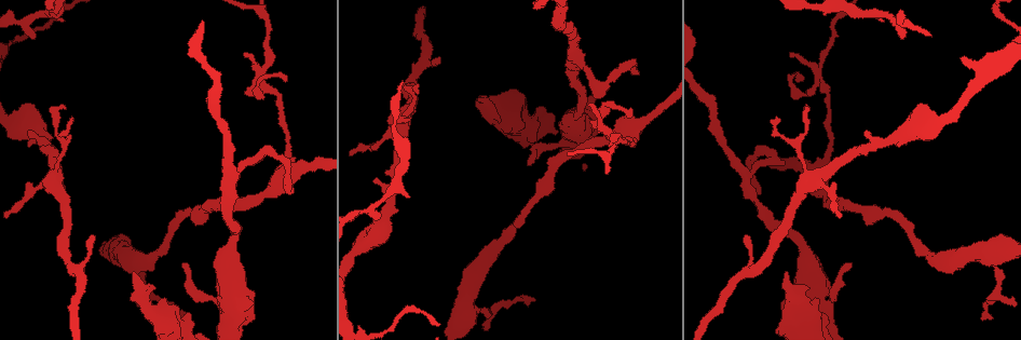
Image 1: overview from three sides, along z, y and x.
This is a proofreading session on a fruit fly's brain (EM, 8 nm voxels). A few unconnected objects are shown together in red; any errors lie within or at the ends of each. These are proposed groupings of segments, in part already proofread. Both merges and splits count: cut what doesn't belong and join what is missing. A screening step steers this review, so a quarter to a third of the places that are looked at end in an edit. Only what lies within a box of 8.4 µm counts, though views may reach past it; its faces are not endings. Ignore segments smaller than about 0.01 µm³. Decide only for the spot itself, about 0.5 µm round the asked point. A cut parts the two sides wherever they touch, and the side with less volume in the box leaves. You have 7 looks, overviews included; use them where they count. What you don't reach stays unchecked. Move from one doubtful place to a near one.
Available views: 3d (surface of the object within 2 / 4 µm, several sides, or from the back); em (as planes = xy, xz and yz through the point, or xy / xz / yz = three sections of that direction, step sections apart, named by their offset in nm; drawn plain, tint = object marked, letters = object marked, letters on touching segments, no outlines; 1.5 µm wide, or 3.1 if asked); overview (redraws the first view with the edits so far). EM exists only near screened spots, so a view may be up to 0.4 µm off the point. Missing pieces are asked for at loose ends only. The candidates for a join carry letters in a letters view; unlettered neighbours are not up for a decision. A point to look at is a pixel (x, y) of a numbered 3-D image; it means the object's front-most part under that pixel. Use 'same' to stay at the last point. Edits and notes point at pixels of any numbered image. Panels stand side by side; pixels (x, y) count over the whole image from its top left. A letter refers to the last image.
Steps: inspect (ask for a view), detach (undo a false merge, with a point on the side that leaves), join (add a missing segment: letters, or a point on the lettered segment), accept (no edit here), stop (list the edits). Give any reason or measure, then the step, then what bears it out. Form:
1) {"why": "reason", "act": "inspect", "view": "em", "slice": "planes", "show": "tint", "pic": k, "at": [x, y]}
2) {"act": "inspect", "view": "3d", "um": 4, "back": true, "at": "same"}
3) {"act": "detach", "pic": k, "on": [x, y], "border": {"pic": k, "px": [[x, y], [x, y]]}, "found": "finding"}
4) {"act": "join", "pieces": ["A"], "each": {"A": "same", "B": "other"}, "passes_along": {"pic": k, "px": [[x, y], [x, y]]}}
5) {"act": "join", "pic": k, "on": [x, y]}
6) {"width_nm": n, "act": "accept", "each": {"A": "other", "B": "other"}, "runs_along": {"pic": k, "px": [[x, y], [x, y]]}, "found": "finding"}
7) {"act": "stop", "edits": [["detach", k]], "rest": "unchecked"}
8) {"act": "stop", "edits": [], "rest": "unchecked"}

{"why": "thin end", "act": "inspect", "view": "em", "slice": "planes", "show": "letters", "pic": 1, "at": [72, 118]}

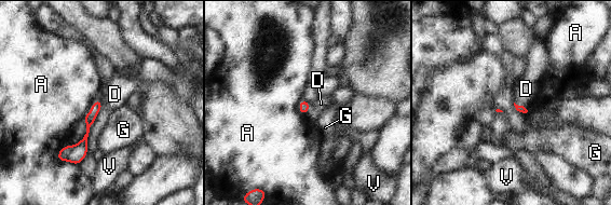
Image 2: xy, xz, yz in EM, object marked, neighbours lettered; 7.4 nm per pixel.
{"act": "join", "pieces": ["D"], "each": {"A": "other", "D": "same", "G": "other", "V": "other"}, "found": "the neuron continues"}

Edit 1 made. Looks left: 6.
{"why": "see it whole again", "act": "inspect", "view": "overview"}

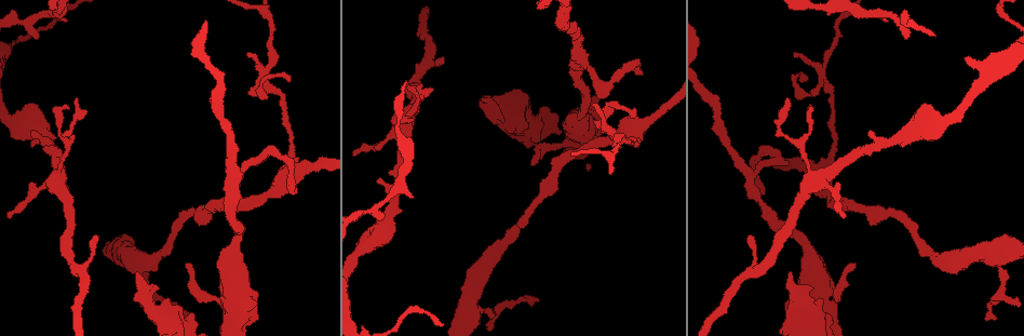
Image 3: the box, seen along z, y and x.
{"why": "tapers out", "act": "inspect", "view": "em", "slice": "planes", "show": "letters", "pic": 3, "at": [636, 110]}

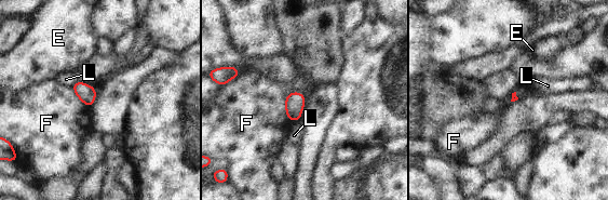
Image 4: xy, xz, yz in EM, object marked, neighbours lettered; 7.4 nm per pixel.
{"act": "accept", "each": {"E": "other", "F": "other", "L": "other"}, "border": {"pic": 4, "px": [[292, 92], [285, 115], [295, 121]]}, "found": "no lettered segment goes on from it"}

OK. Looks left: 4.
{"why": "thin end", "act": "inspect", "view": "em", "slice": "planes", "show": "letters", "pic": 3, "at": [989, 314]}

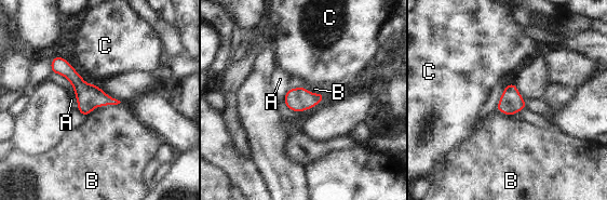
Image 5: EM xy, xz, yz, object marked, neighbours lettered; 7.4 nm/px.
{"act": "accept", "each": {"A": "other", "B": "other", "C": "other"}, "runs_along": {"pic": 5, "px": [[53, 63], [92, 96], [115, 102]]}, "found": "no lettered segment goes on from it"}

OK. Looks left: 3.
{"act": "stop", "edits": [["join", 2]], "rest": "unchecked"}

